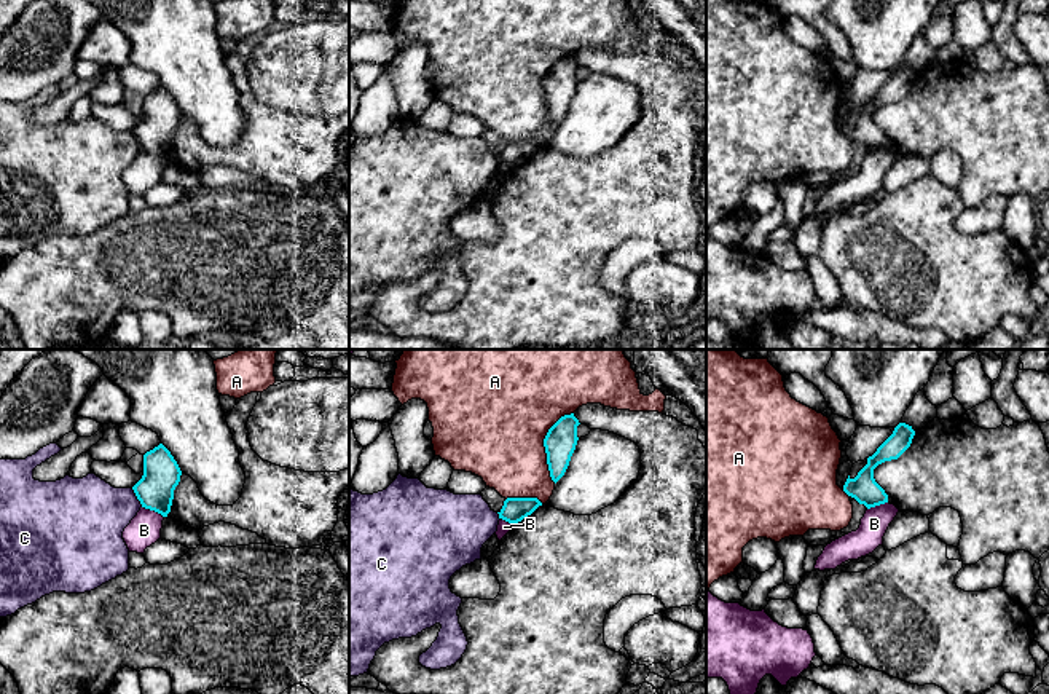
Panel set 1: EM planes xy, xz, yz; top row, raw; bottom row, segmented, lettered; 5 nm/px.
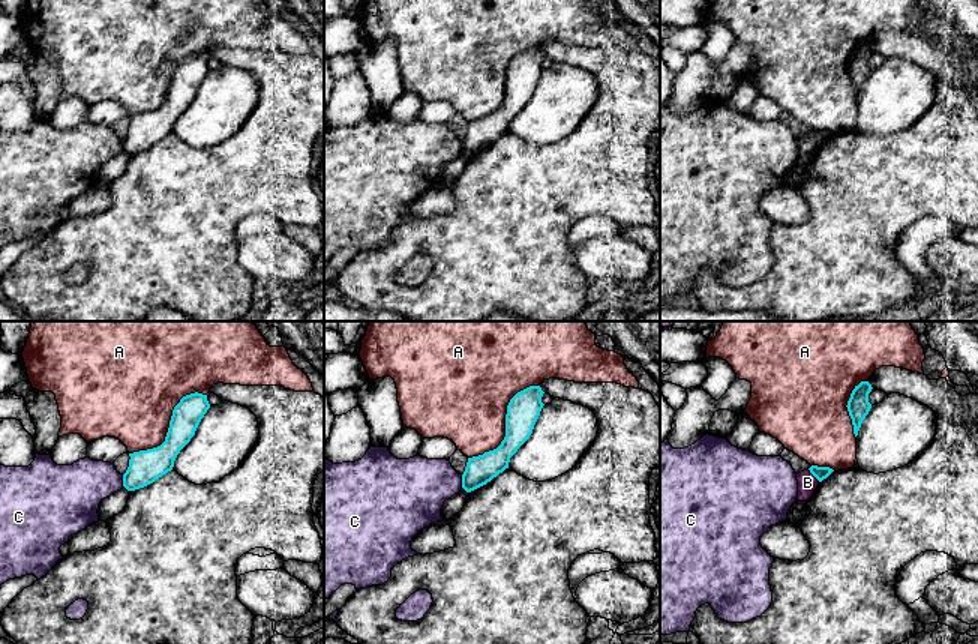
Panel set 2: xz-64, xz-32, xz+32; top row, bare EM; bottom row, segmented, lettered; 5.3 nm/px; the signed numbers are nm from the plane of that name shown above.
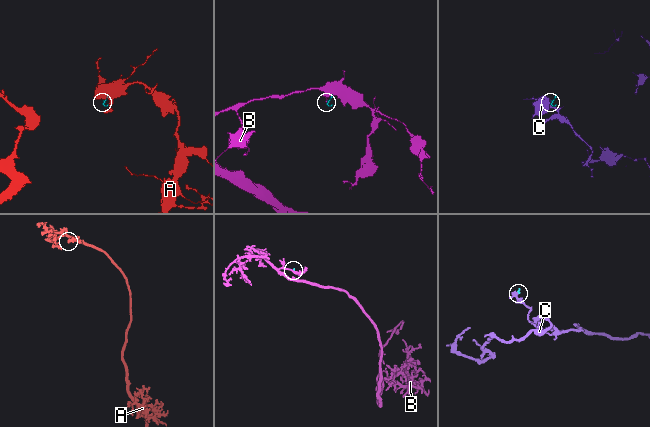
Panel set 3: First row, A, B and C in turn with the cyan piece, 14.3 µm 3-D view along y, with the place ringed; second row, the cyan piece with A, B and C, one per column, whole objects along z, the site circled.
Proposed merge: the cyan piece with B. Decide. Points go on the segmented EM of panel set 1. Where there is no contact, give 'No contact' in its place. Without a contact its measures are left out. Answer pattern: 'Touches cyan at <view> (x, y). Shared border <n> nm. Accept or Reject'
Touches cyan at xy (153, 509). Shared border 130 nm. Reject

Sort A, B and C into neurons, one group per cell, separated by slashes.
A / B / C

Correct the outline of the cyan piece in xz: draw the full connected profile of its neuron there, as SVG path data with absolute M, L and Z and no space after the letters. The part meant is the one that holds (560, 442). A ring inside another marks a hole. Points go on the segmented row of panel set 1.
M571 415L561 416L547 432L544 447L552 480L556 483L566 472L577 445L579 420Z

